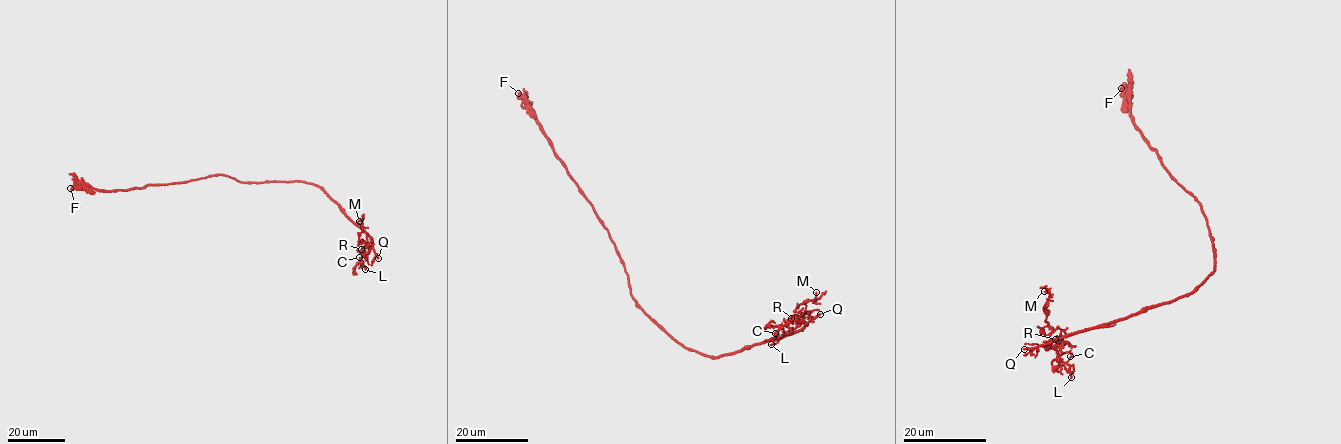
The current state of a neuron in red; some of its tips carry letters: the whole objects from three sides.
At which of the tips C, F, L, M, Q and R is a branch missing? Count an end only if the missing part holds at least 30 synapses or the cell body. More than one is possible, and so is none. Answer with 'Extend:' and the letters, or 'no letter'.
Extend: Q

